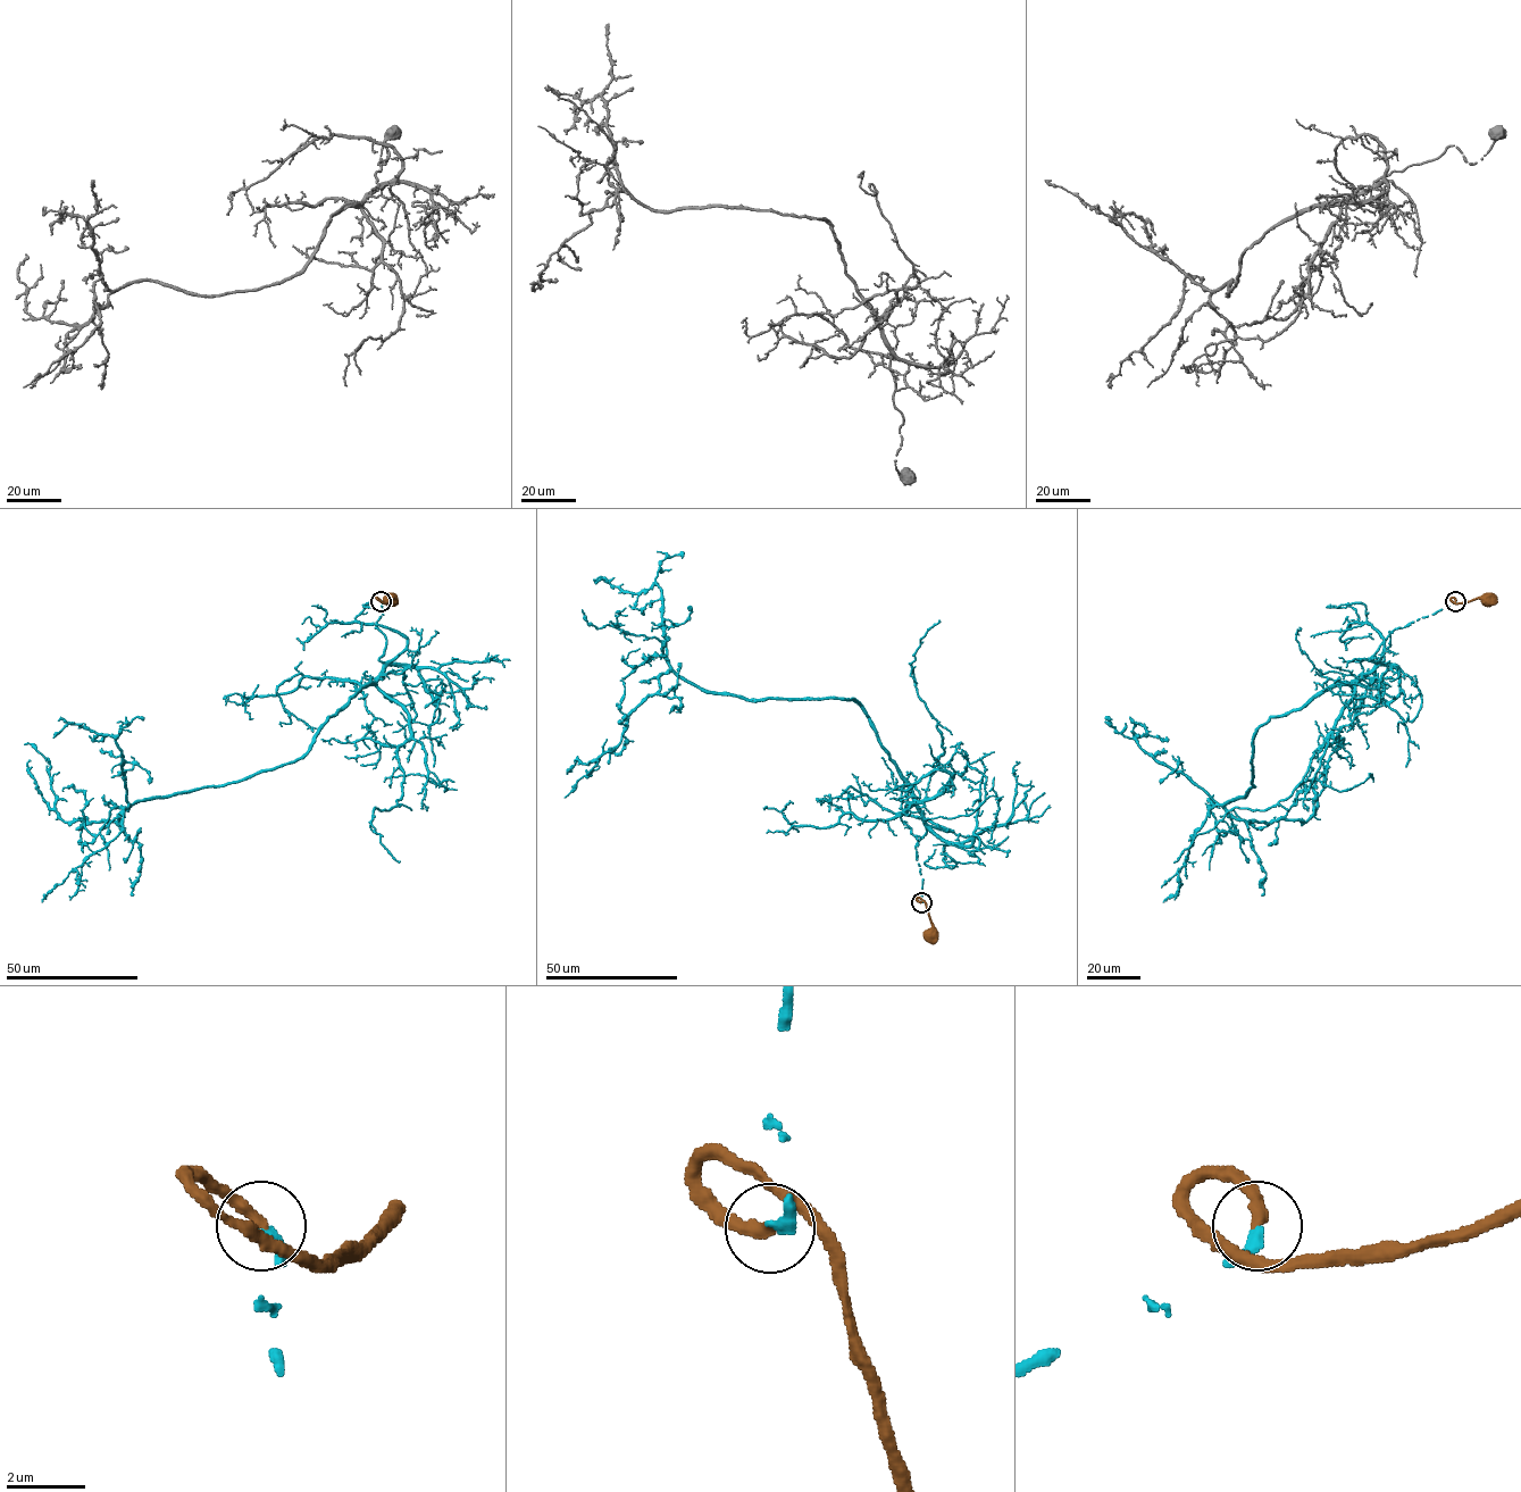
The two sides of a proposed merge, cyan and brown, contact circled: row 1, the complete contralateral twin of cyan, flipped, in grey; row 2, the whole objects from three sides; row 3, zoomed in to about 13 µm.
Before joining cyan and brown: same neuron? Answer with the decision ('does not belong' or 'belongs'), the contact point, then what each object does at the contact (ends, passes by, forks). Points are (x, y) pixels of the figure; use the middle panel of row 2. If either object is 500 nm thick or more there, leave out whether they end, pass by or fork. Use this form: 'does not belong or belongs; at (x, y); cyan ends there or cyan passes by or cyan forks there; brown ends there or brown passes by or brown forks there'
belongs; at (921, 902); cyan ends there; brown ends there

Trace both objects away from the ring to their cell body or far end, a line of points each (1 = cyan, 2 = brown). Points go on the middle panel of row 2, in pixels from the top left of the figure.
1: (921, 901), (921, 813), (854, 700), (748, 699), (662, 673), (621, 741), (565, 798)
2: (921, 902), (916, 898), (926, 905), (933, 925), (926, 933), (930, 936)

